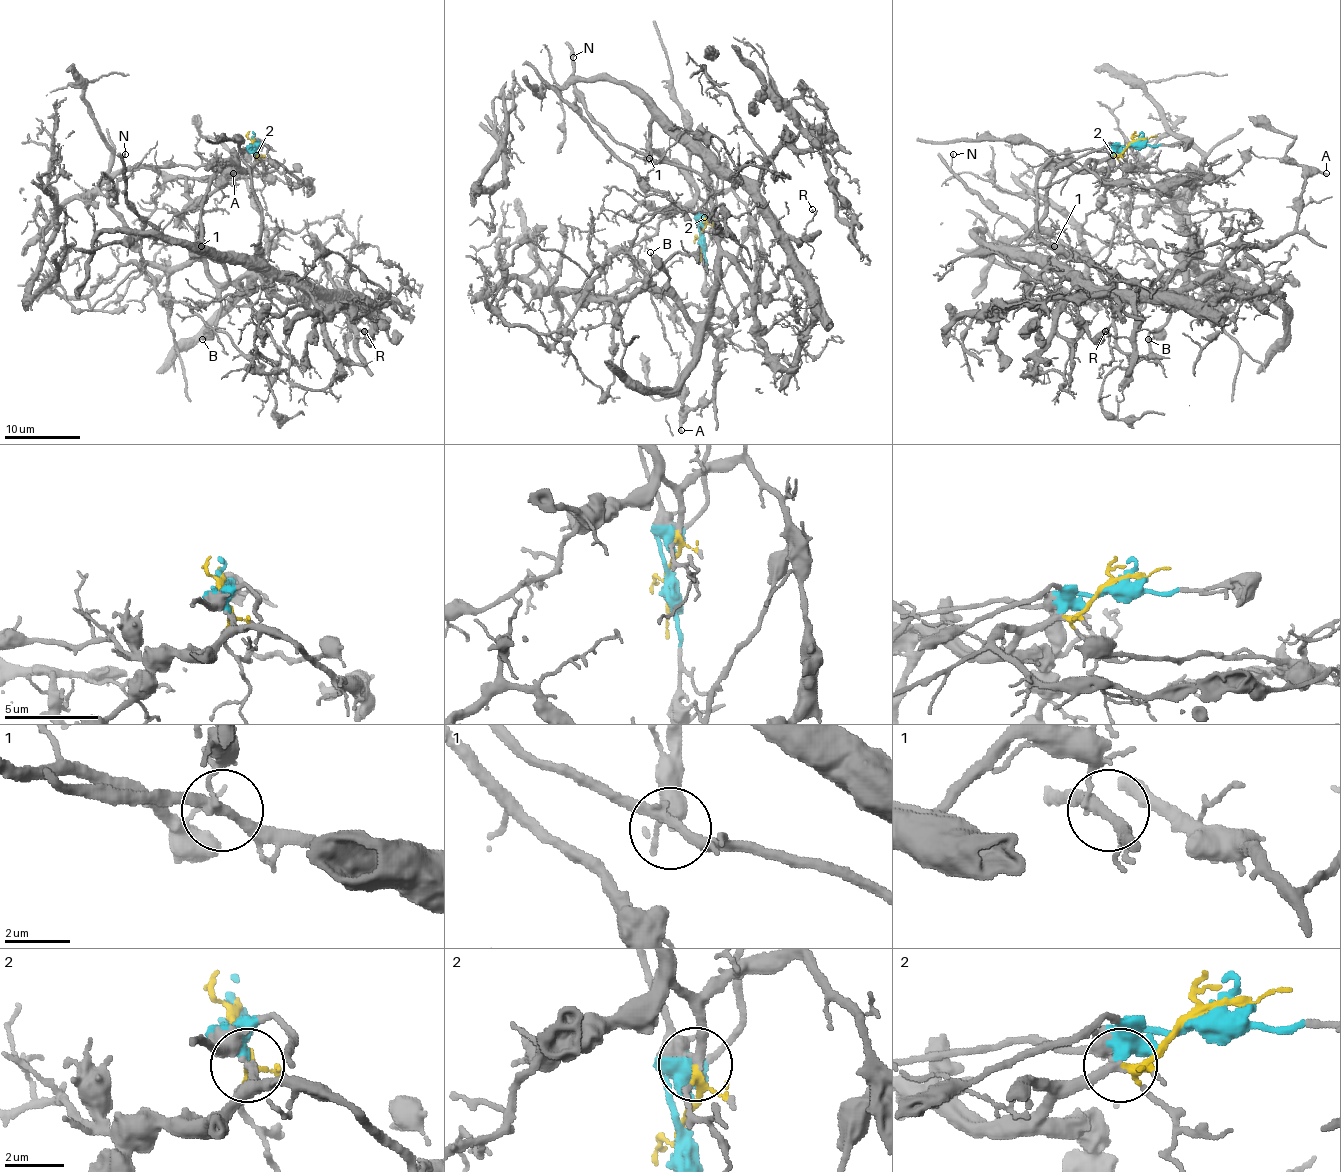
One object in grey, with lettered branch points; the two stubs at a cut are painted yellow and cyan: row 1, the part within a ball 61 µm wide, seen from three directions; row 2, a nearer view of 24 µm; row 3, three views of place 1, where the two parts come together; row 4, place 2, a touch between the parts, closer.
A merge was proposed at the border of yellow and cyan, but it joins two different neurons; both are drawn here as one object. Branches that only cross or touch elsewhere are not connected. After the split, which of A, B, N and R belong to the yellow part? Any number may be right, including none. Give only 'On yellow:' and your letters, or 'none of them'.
On yellow: R

